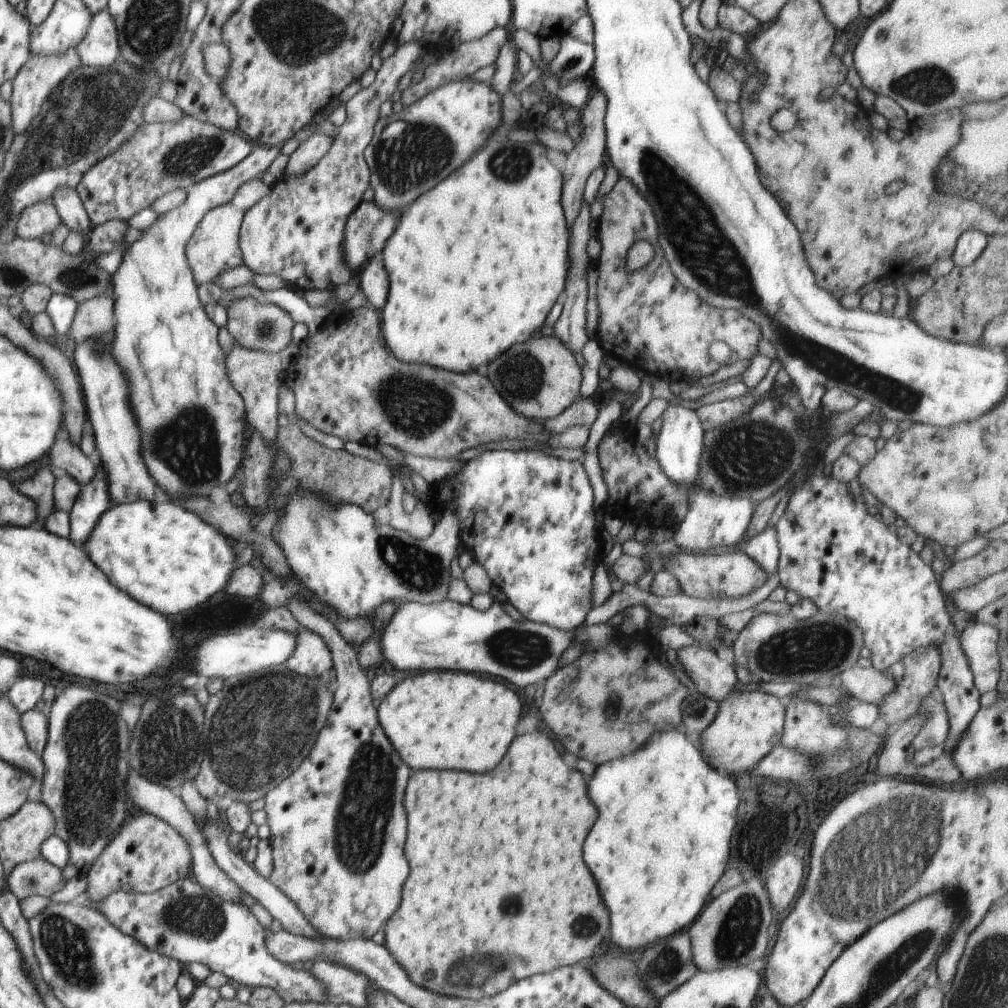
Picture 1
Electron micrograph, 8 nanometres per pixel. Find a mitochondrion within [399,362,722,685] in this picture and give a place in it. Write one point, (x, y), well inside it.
(518, 649)

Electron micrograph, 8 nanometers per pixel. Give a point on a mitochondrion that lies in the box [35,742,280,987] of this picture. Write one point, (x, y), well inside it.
(197, 917)

